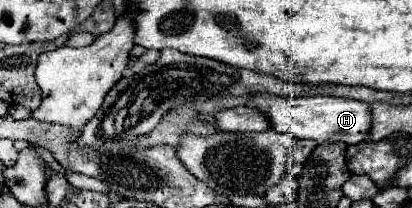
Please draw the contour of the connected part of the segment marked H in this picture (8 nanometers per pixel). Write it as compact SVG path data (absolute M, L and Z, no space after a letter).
M256 94L248 106L258 106L258 110L266 110L266 114L270 114L270 122L274 122L274 130L292 134L294 138L310 138L318 144L346 142L350 146L356 146L368 140L372 128L370 104L350 98L334 98L334 96L282 98L274 94Z

